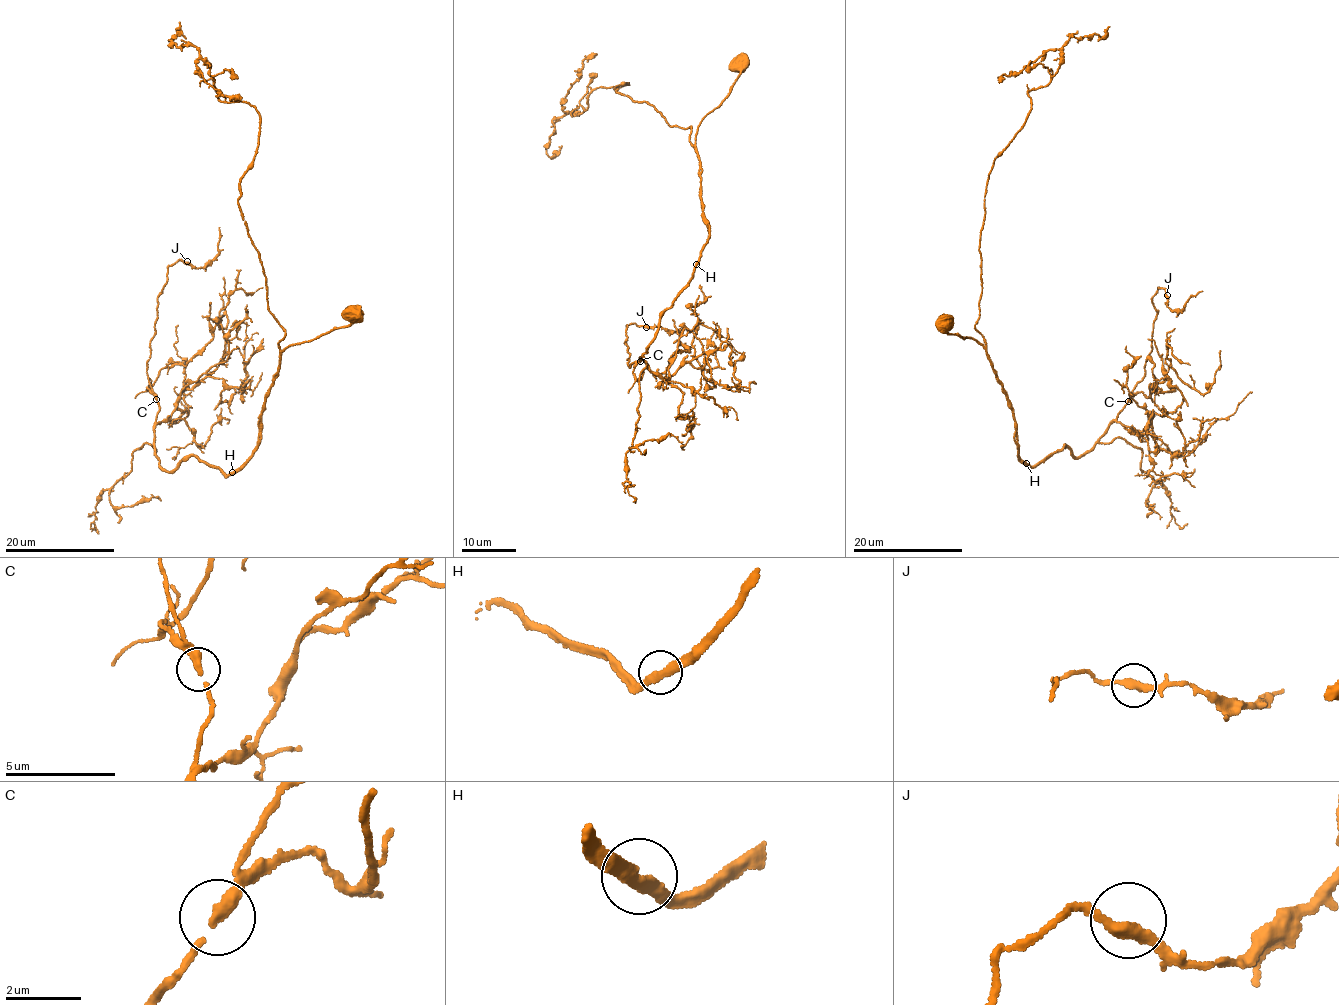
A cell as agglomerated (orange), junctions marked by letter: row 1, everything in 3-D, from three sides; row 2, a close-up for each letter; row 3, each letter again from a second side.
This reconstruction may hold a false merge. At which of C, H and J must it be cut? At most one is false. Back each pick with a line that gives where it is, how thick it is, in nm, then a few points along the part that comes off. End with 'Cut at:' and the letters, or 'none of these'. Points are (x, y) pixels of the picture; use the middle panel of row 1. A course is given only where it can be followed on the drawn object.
Cut at: none of these

